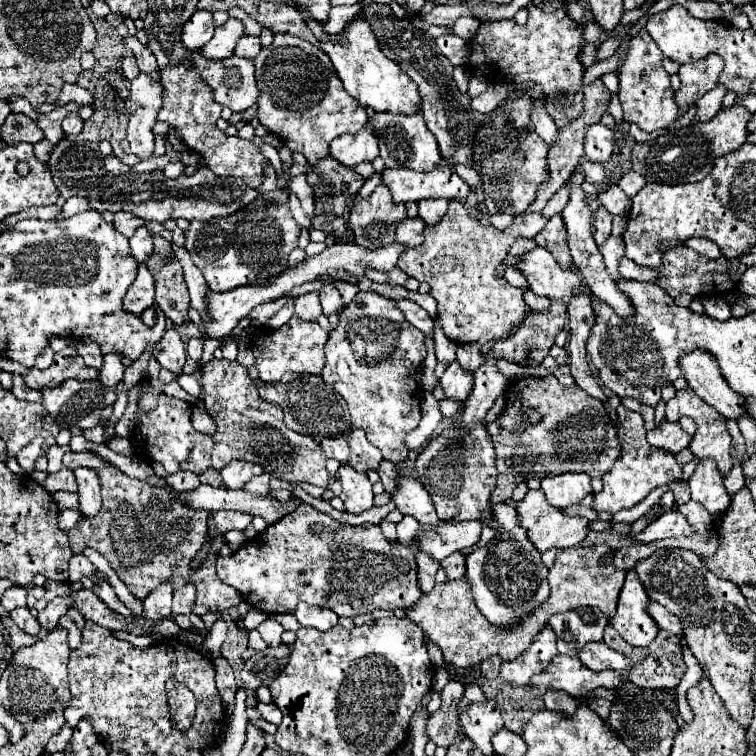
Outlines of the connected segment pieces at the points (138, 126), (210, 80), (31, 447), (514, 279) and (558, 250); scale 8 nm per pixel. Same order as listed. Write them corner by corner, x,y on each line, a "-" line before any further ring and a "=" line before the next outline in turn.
140,74
132,80
130,88
130,122
128,122
128,142
132,152
140,160
148,160
154,152
152,126
156,124
156,114
160,110
160,82
148,80
=
200,50
194,52
194,66
202,80
212,88
214,102
220,106
228,106
232,112
248,110
256,98
256,78
252,60
240,60
238,56
230,56
228,60
204,60
=
34,438
30,444
26,444
18,454
16,454
16,458
18,458
18,464
24,468
24,470
32,470
32,466
34,466
34,462
36,462
36,458
40,456
40,448
44,446
44,438
=
512,266
510,268
506,268
506,280
512,284
512,286
520,286
520,288
528,288
528,282
526,282
526,278
518,272
518,270
514,270
=
556,214
548,220
548,224
534,236
536,244
546,248
554,258
556,262
568,270
570,264
572,264
572,256
568,252
568,240
566,240
566,232
564,232
564,222
562,222
562,216

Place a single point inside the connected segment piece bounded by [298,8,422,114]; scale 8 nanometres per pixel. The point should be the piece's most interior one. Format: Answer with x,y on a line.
374,80

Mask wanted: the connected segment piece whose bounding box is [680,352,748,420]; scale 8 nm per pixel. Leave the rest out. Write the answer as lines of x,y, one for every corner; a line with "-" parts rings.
690,352
680,360
680,366
684,368
684,378
690,388
724,418
736,420
740,416
748,416
744,396
728,386
714,356
708,356
708,352

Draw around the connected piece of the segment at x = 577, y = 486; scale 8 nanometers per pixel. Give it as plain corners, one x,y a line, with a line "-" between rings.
560,474
560,476
546,476
542,480
542,490
552,506
564,508
586,498
592,492
592,486
590,486
590,476

